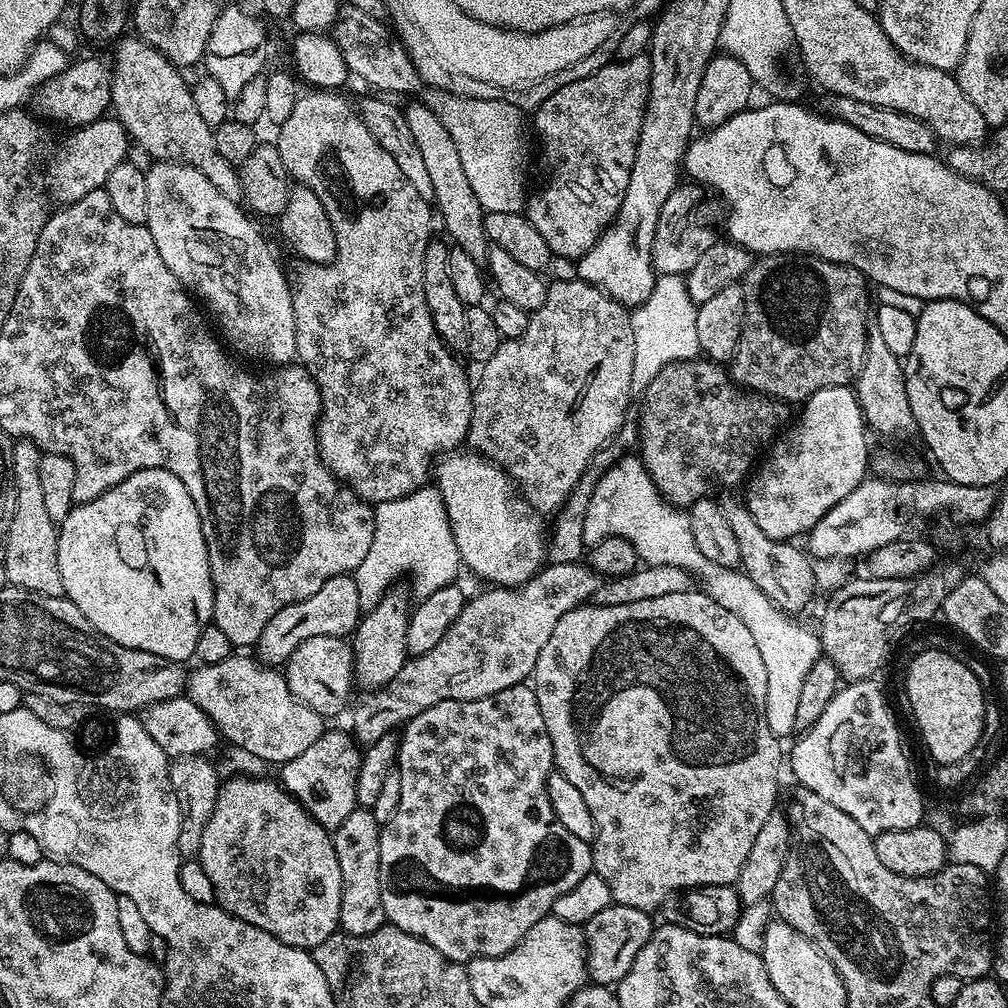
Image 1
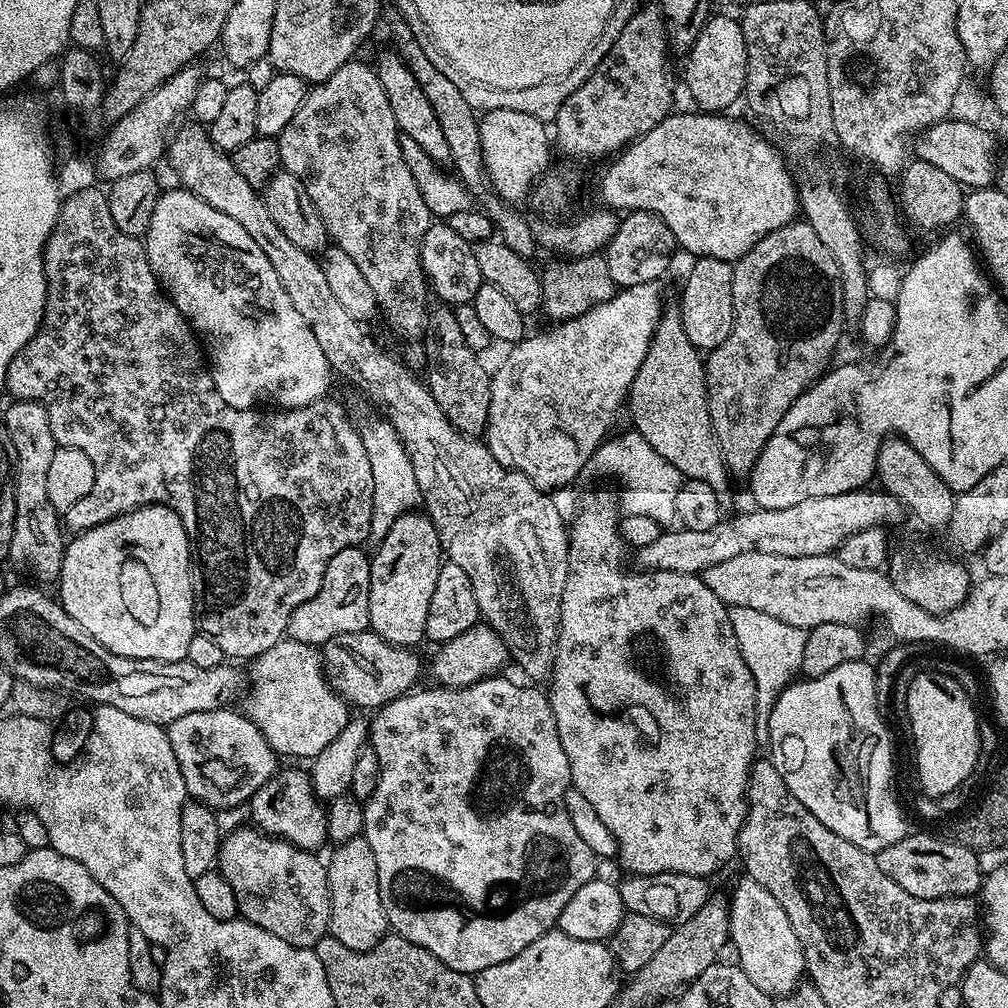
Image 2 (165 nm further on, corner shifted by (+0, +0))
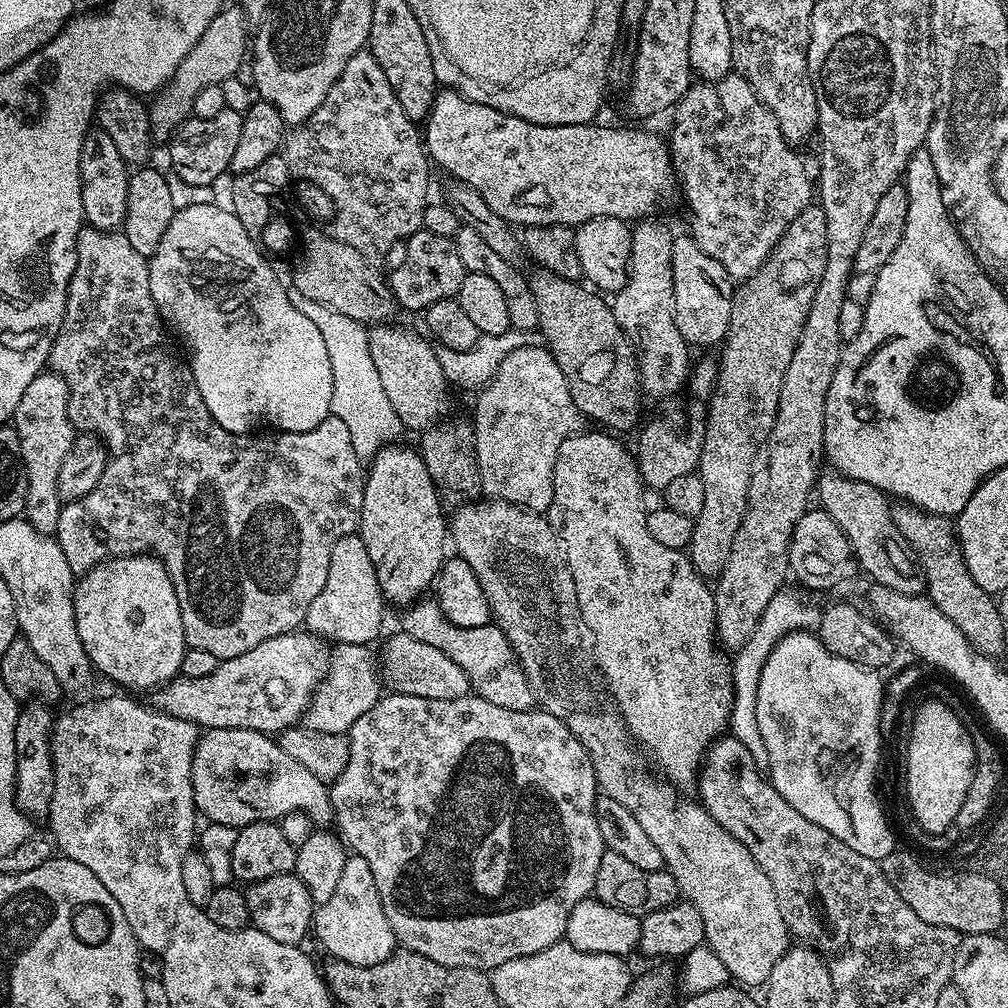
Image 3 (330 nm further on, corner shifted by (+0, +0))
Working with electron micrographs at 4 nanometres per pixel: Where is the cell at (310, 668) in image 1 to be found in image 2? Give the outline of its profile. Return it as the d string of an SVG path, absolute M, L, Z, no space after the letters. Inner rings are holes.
M371 630L338 634L338 638L330 638L322 645L324 674L328 677L328 684L353 709L379 710L399 696L413 691L420 676L420 660L416 654L411 648L386 642Z

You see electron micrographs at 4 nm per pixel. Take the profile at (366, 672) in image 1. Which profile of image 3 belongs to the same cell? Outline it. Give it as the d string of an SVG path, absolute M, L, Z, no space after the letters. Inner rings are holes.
M394 443L381 448L370 461L358 534L374 562L381 596L389 605L407 606L421 599L440 575L446 559L446 512L444 516L442 497L419 451L400 447Z

